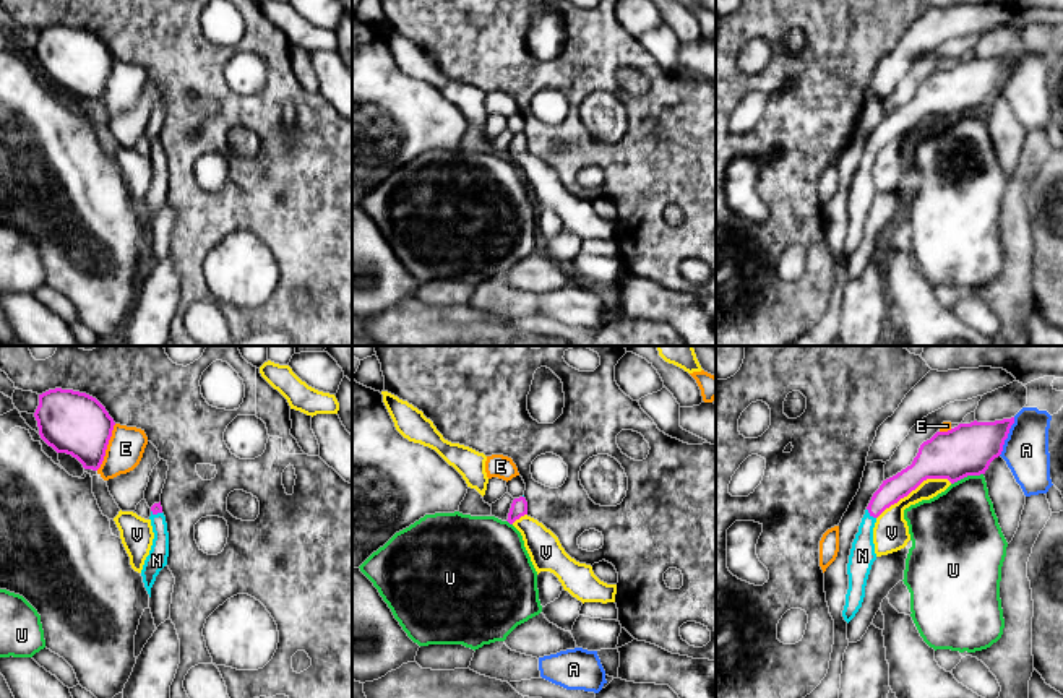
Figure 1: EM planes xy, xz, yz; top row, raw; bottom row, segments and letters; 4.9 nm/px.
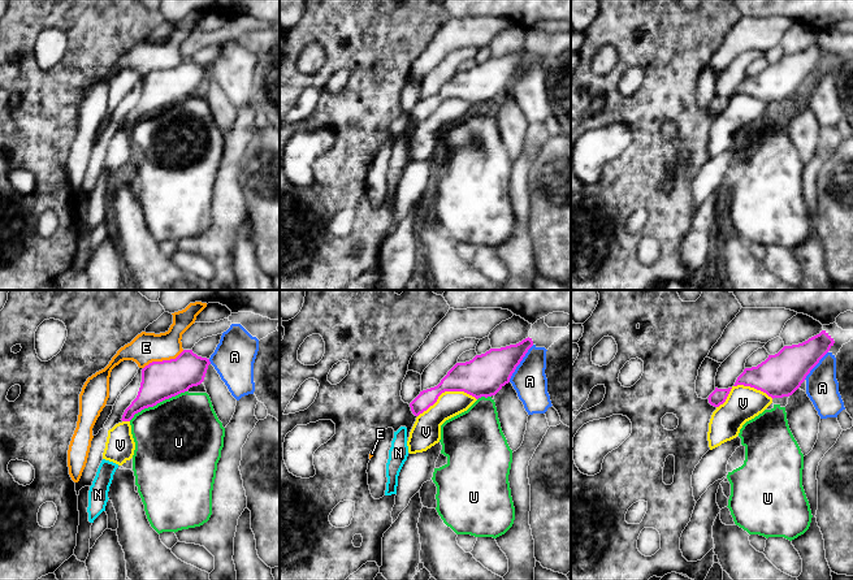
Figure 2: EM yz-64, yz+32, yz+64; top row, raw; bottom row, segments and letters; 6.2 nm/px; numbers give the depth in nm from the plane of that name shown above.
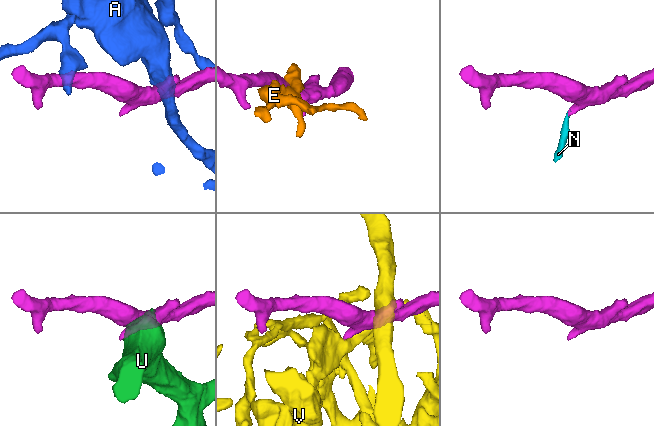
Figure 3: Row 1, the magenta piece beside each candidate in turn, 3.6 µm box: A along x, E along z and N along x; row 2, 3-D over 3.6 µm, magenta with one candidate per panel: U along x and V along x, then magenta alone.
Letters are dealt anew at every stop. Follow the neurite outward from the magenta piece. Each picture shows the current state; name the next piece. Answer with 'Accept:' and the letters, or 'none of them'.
Accept: N

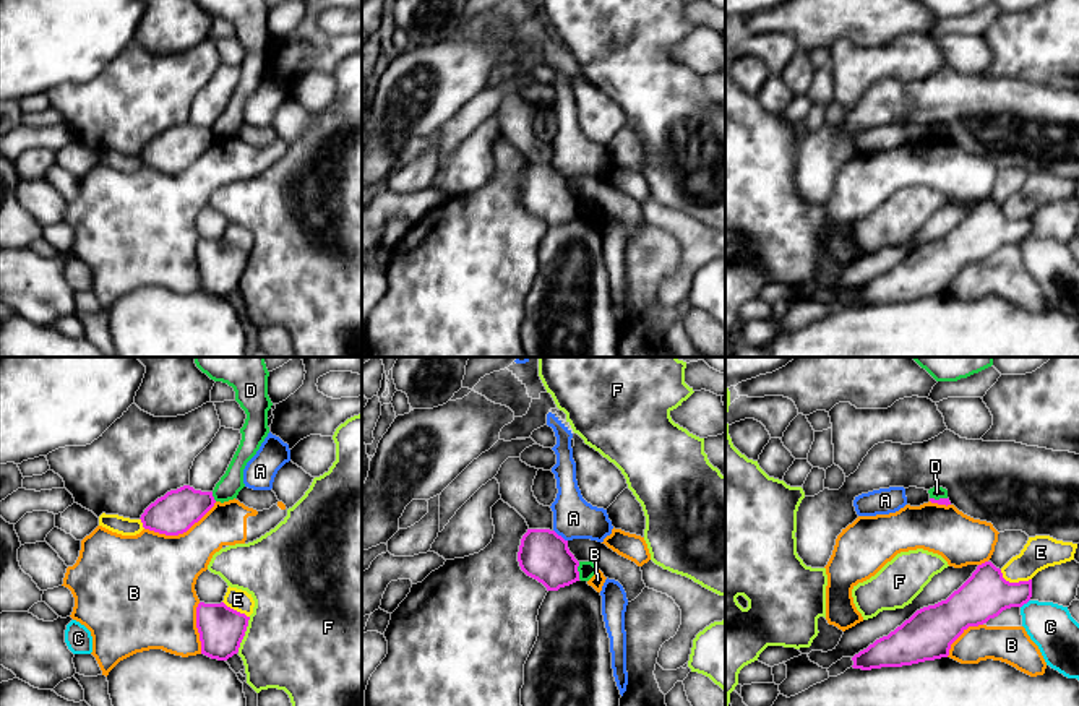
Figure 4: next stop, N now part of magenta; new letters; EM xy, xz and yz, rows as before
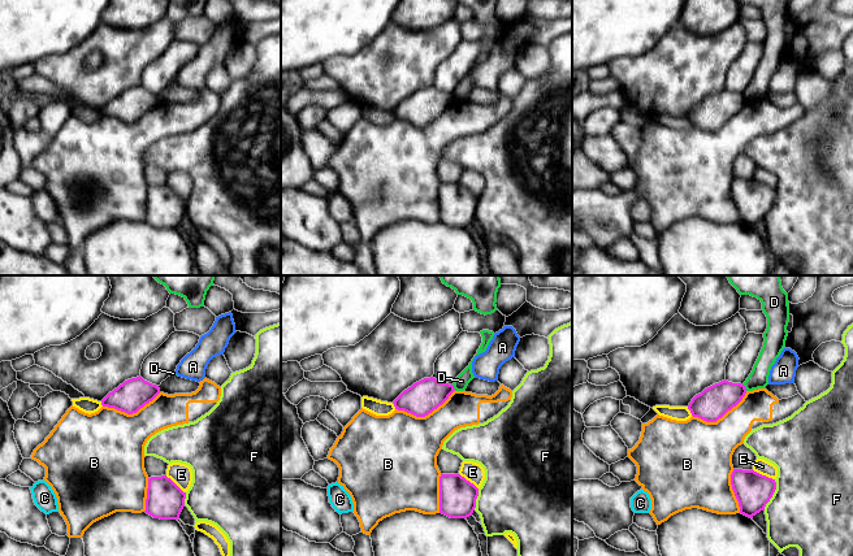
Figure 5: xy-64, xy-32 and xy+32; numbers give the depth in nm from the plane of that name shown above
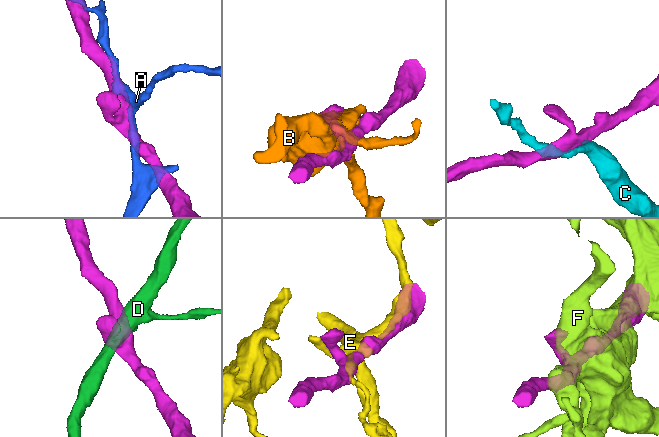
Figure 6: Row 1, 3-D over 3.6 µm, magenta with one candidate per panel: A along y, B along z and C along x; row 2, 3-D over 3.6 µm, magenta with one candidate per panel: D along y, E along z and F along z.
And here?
Accept: none of them

